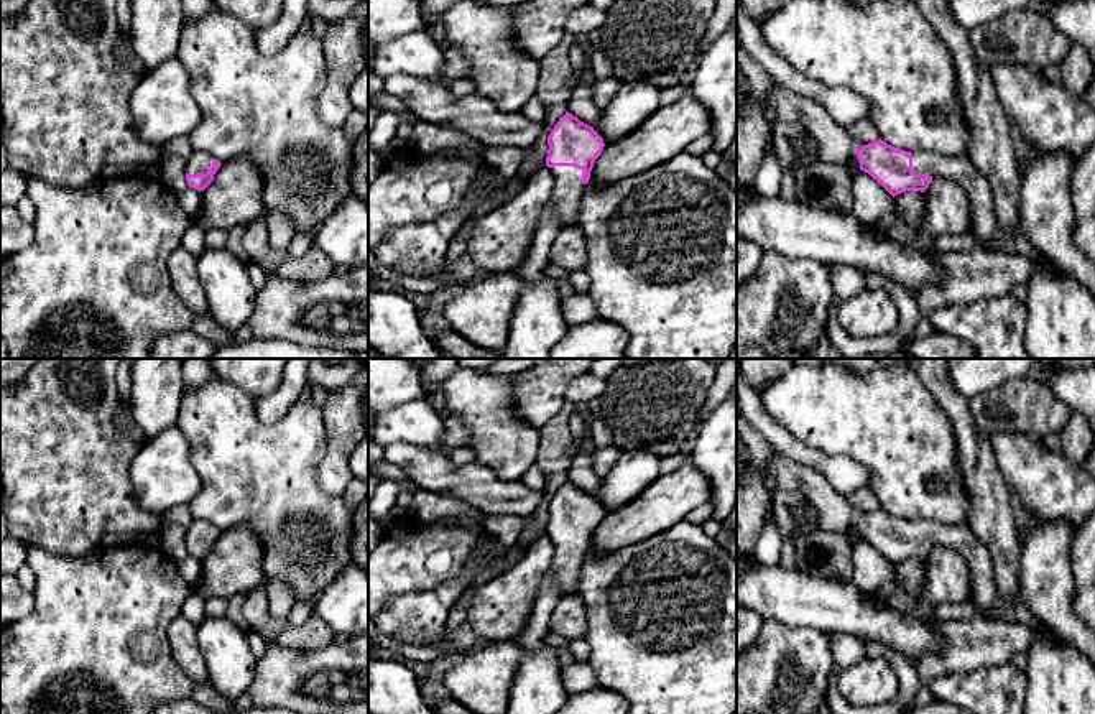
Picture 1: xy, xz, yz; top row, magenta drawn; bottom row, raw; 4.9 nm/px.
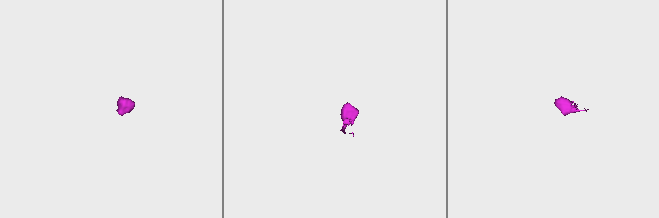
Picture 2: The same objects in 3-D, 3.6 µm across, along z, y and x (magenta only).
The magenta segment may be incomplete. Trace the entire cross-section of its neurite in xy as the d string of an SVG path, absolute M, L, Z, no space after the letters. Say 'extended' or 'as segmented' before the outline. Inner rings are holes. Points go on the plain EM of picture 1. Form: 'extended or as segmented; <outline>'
extended; M192 518L186 526L186 549L189 556L204 559L214 548L214 543L220 536L220 530L212 523Z

